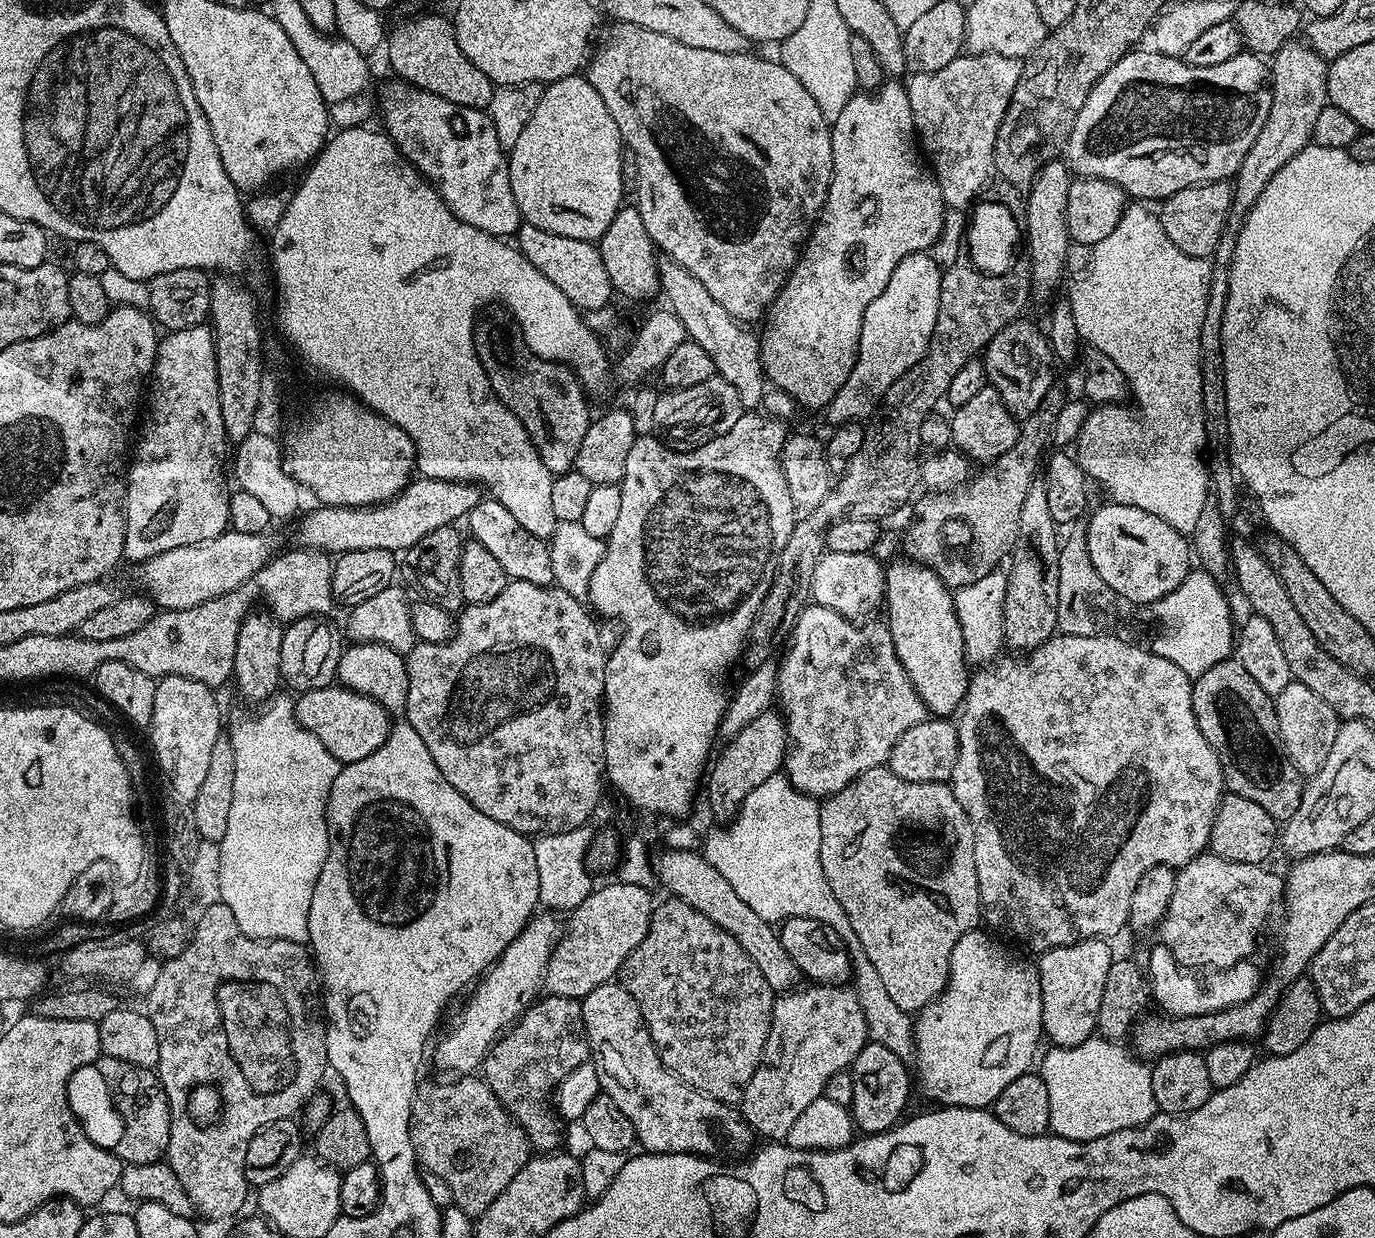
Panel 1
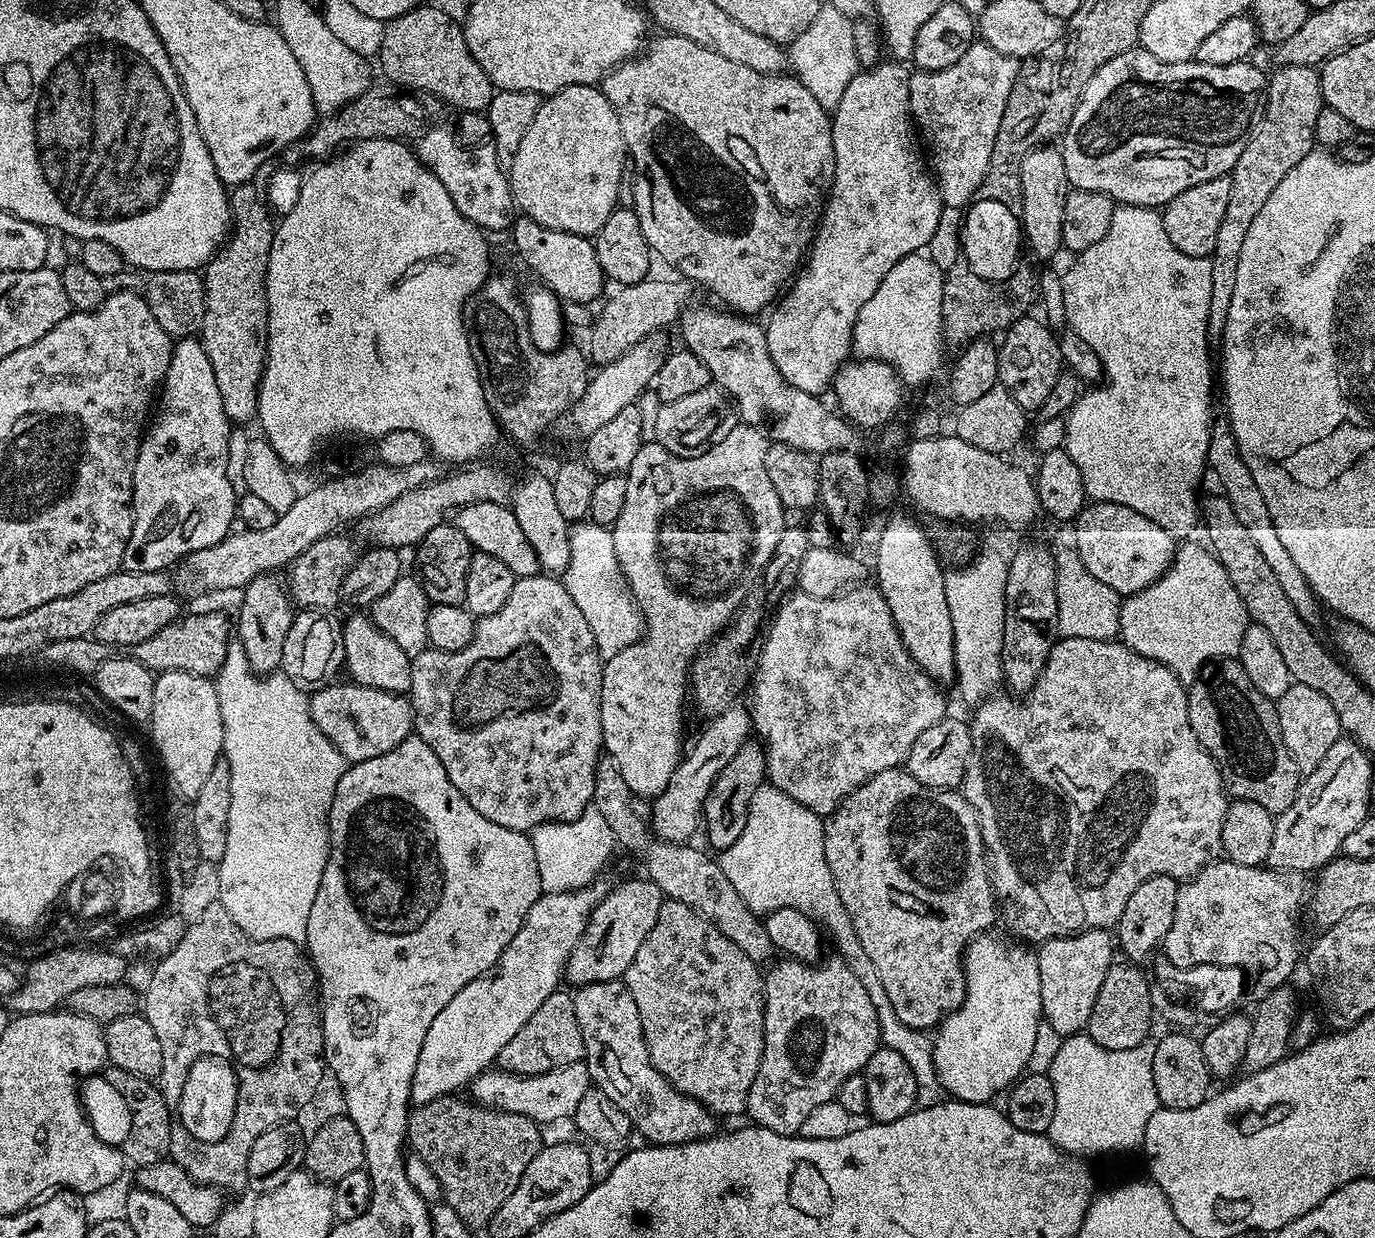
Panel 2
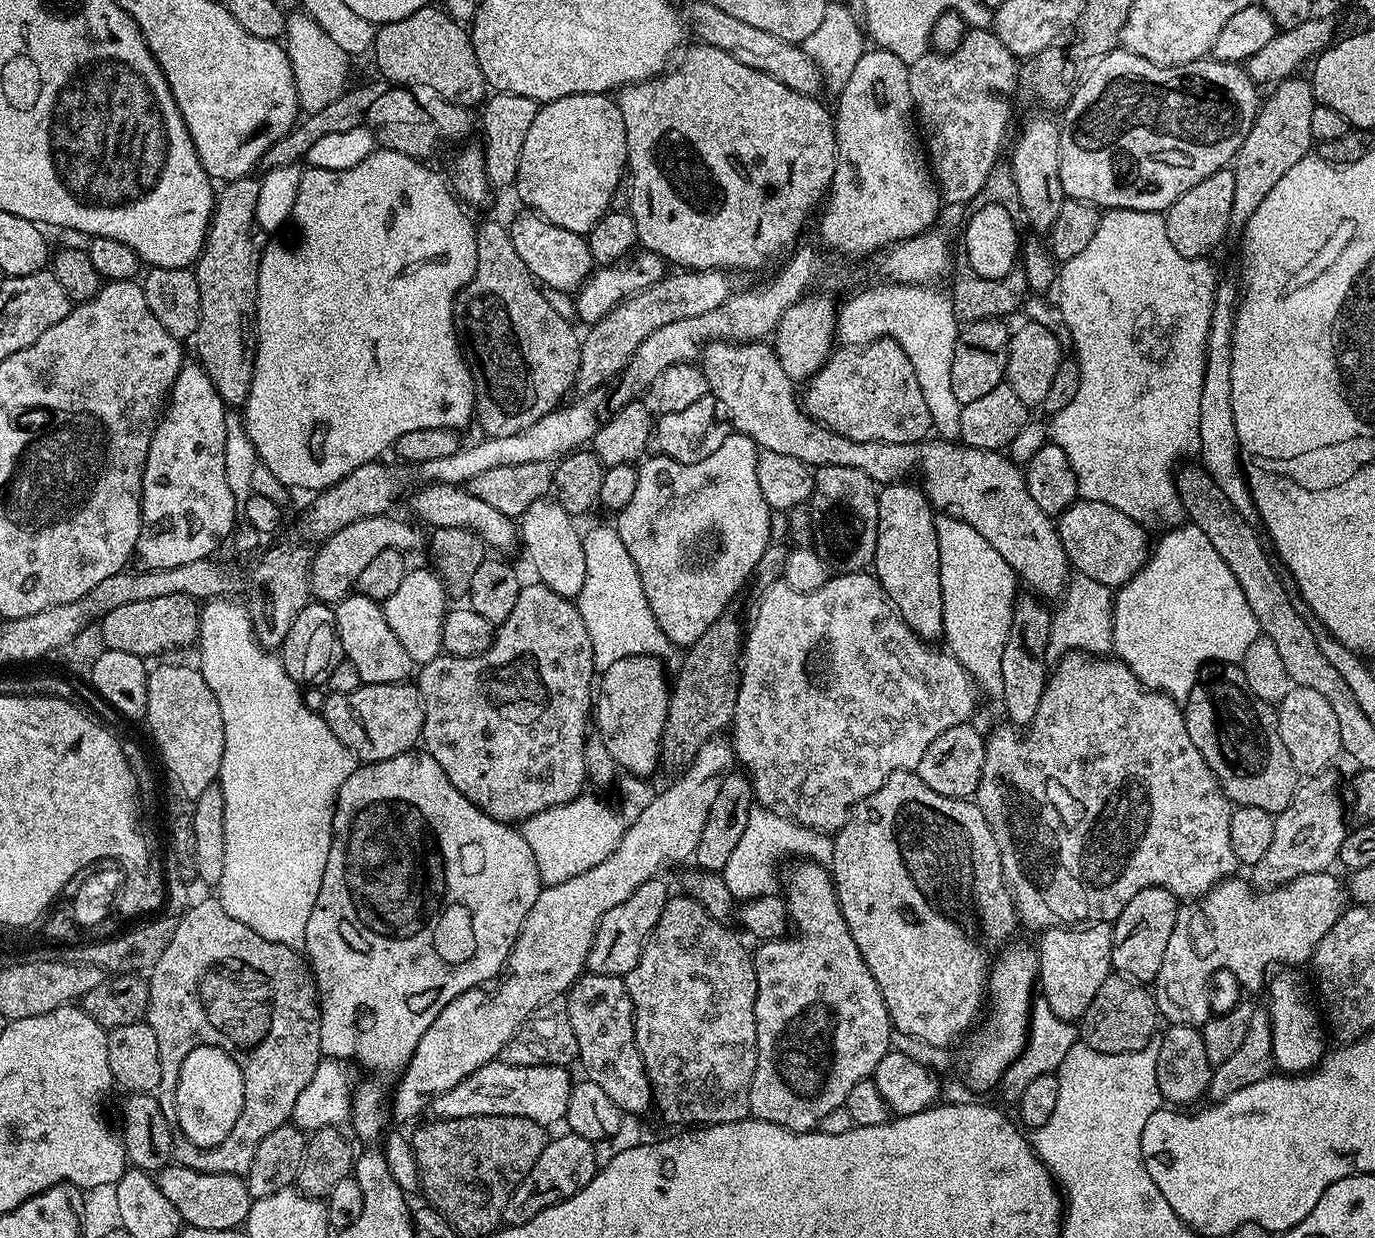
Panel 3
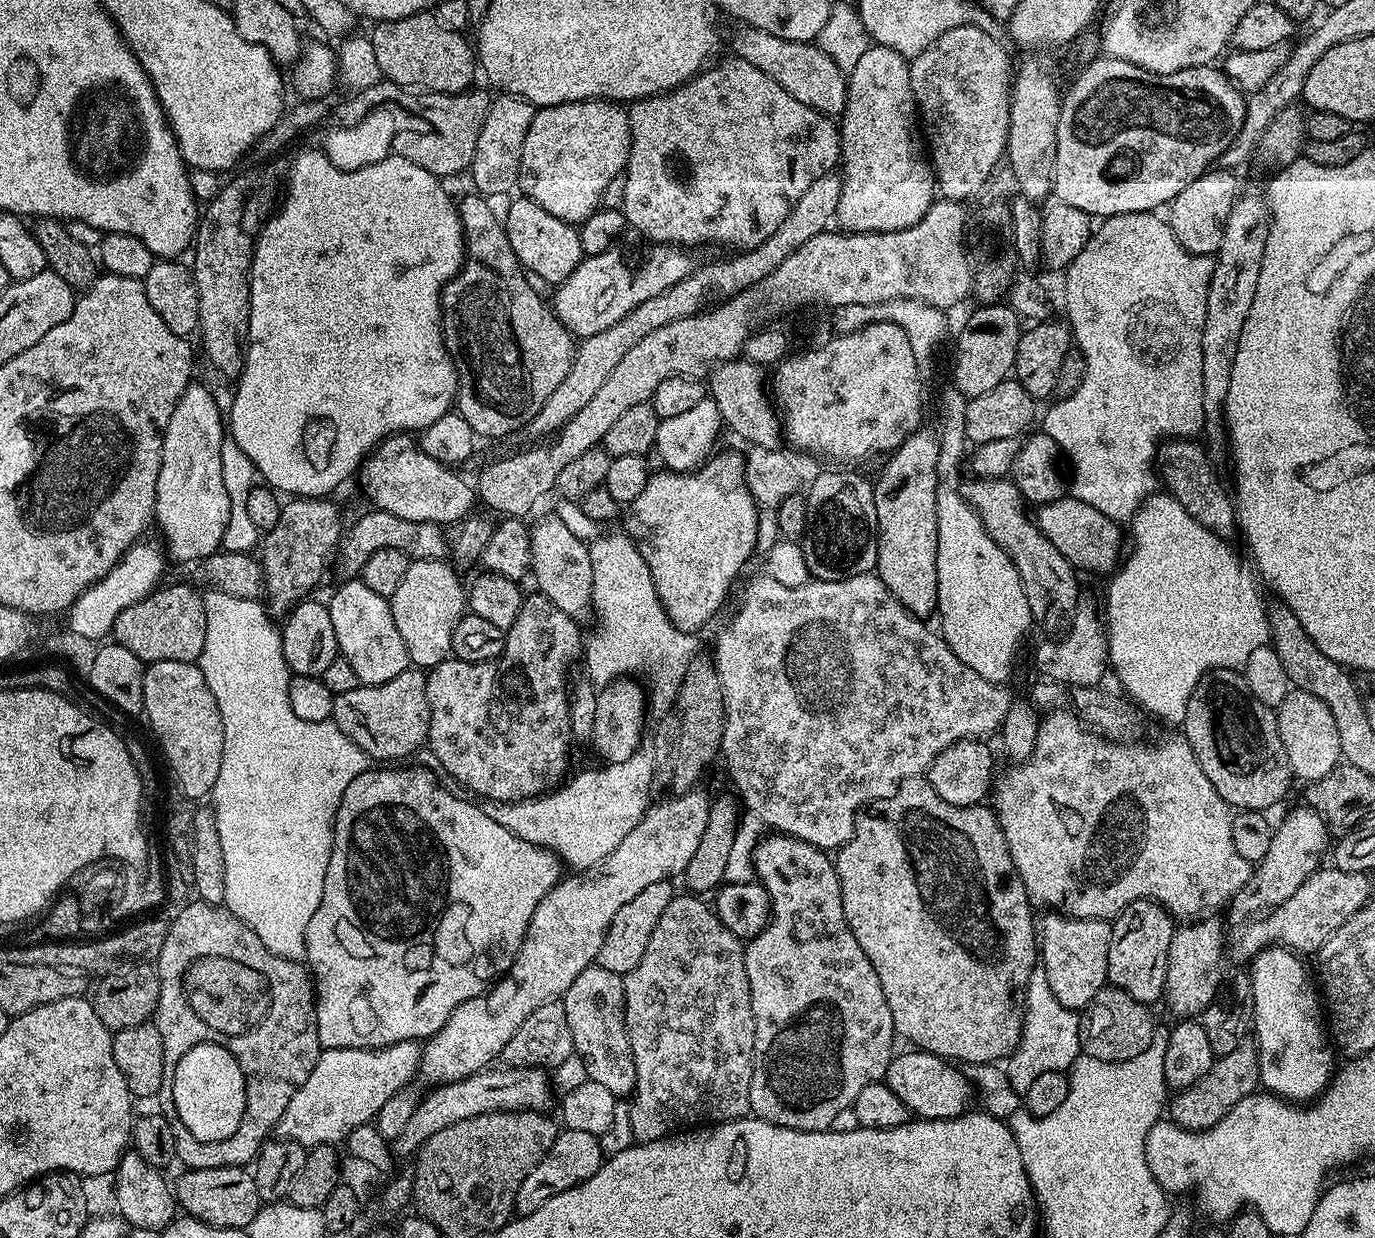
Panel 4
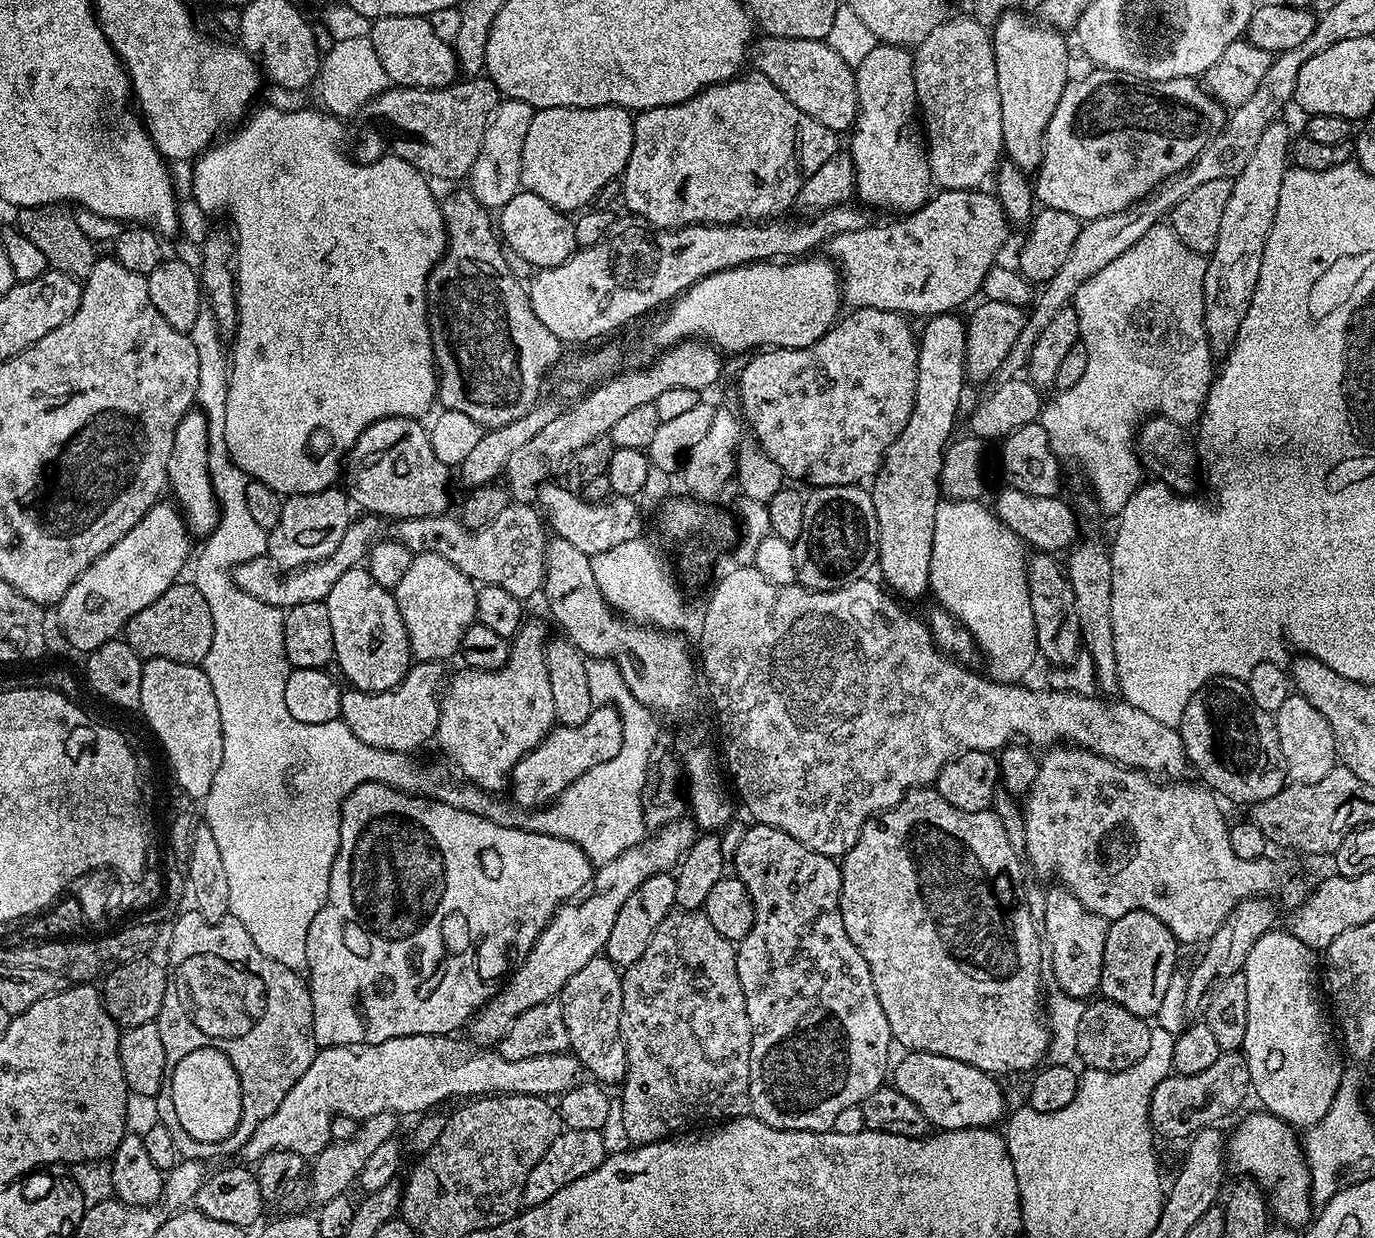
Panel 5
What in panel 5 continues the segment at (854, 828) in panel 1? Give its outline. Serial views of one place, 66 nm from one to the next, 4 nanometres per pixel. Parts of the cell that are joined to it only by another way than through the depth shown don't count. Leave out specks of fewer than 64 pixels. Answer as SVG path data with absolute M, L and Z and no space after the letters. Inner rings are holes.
M935 787L913 788L893 808L871 816L861 826L858 842L854 842L851 850L842 857L840 913L842 926L846 926L846 934L850 934L850 942L858 946L862 958L866 958L866 966L870 966L870 978L874 978L878 1002L882 1002L886 1022L890 1022L893 1041L899 1047L901 1044L901 1049L954 1058L958 1062L966 1062L966 1066L974 1066L989 1074L1028 1071L1031 1073L1048 1055L1049 1027L1046 1023L1045 1009L1042 1007L1042 998L1040 1002L1042 979L1039 970L1039 948L1042 942L1034 932L1034 909L1028 905L1028 896L1024 893L1026 868L1022 863L1021 853L1017 845L1016 848L1012 845L1007 826L994 813L992 810L958 810L958 806L950 806L950 802L946 802L946 798L942 798L942 794L938 794Z

